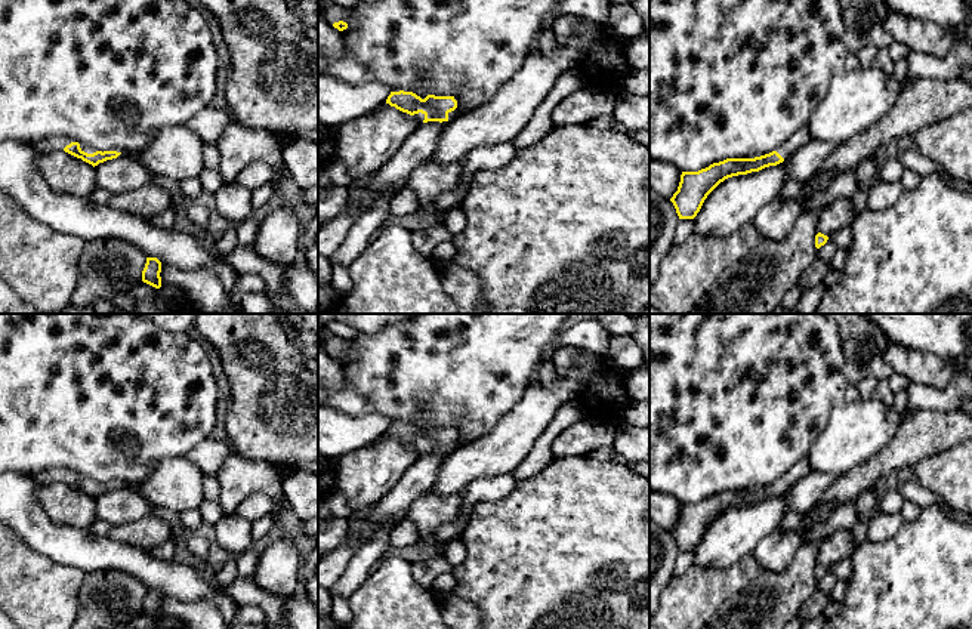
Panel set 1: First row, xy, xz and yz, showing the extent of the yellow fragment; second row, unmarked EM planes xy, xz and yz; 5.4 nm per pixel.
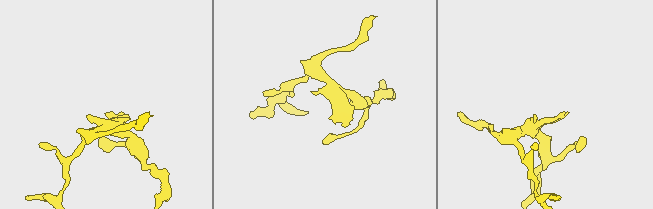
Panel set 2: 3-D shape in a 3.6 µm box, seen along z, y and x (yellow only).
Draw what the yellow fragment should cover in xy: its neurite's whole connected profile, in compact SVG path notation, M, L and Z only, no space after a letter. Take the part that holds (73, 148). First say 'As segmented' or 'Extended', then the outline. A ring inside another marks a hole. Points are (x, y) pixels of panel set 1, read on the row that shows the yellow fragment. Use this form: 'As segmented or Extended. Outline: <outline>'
Extended. Outline: M52 136L46 139L38 139L28 142L33 148L40 152L53 152L53 151L65 151L83 161L92 164L93 167L107 160L117 158L121 152L117 151L96 151L87 145L81 145L64 136Z

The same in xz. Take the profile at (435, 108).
Extended. Outline: M391 92L386 104L414 117L417 124L448 121L448 114L457 108L454 96L428 95L425 99L413 92Z

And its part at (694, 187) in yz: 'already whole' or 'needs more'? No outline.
needs more

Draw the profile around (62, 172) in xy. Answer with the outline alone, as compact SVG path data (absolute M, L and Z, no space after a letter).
M65 151L41 152L37 167L55 192L89 197L98 186L95 167Z

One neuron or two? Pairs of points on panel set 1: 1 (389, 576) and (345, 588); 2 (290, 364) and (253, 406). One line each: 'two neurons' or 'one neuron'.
1: two neurons
2: one neuron

